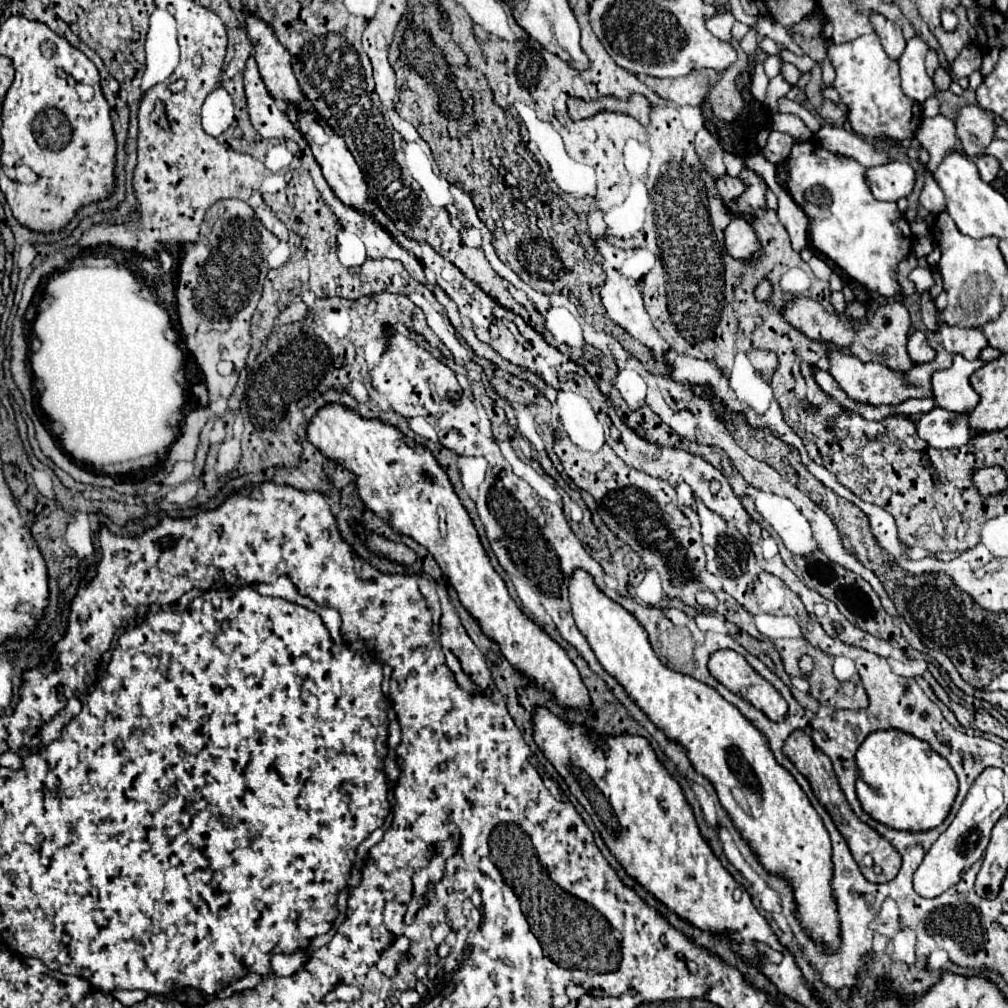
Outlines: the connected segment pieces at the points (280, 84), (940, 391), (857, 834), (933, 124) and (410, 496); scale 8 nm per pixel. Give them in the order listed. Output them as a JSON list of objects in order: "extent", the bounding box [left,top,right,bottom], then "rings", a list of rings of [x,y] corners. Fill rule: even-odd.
[{"extent":[245,14,303,104],"rings":[[[247,14],[245,28],[255,48],[259,74],[269,94],[273,98],[287,100],[289,104],[293,104],[293,100],[303,100],[303,92],[291,70],[291,56],[277,40],[273,28],[253,14]]]},{"extent":[931,356,983,414],"rings":[[[955,356],[951,368],[937,370],[931,378],[935,404],[951,412],[969,414],[979,402],[979,394],[969,384],[969,376],[983,364],[981,358],[969,362],[963,356]]]},{"extent":[783,730,901,882],"rings":[[[795,730],[795,732],[787,738],[787,742],[785,742],[785,746],[783,746],[783,752],[785,752],[785,756],[797,766],[797,770],[799,770],[803,776],[807,776],[807,780],[809,780],[815,796],[817,796],[819,802],[825,806],[825,810],[829,812],[829,816],[831,816],[831,820],[835,822],[837,830],[839,830],[839,832],[843,834],[843,838],[847,840],[847,844],[849,844],[849,848],[851,848],[851,852],[853,852],[853,858],[857,860],[863,876],[865,876],[867,880],[871,880],[871,882],[889,882],[889,880],[893,880],[893,878],[897,876],[899,868],[901,868],[901,854],[891,846],[889,840],[885,840],[879,832],[875,832],[871,826],[867,826],[865,822],[861,822],[861,820],[857,818],[857,814],[851,810],[851,806],[849,806],[843,790],[839,788],[839,782],[837,782],[837,776],[835,776],[835,770],[833,770],[833,764],[831,764],[829,756],[823,754],[823,752],[815,746],[815,742],[811,740],[811,736],[809,736],[805,730]]]},{"extent":[915,114,957,170],"rings":[[[937,114],[935,118],[925,118],[921,126],[915,132],[915,138],[923,144],[923,148],[929,152],[929,170],[937,168],[941,164],[941,156],[949,152],[949,148],[957,148],[957,136],[955,136],[955,122]]]},{"extent":[307,402,591,708],"rings":[[[337,402],[319,408],[307,422],[307,440],[331,460],[341,460],[341,464],[357,476],[359,496],[369,510],[381,518],[391,514],[391,528],[395,532],[415,538],[433,554],[443,574],[457,590],[461,604],[479,622],[483,634],[499,644],[511,666],[535,680],[539,688],[553,692],[557,704],[567,708],[589,706],[591,700],[575,664],[567,652],[539,624],[527,618],[509,596],[503,578],[495,572],[481,546],[467,510],[455,494],[447,472],[439,466],[429,448],[407,438],[397,426],[377,418],[363,418],[349,406]],[[441,506],[445,508],[447,534],[441,534],[437,528],[437,508]]]}]

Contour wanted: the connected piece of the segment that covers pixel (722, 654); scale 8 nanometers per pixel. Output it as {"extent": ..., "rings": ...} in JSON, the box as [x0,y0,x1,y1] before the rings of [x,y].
{"extent":[709,650,785,720],"rings":[[[717,650],[709,658],[709,672],[733,694],[749,700],[757,710],[769,716],[769,720],[785,718],[785,698],[735,650]]]}

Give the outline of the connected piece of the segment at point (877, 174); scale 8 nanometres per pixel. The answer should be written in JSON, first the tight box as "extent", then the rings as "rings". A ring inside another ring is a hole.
{"extent":[867,162,915,202],"rings":[[[889,162],[869,168],[867,180],[877,200],[897,202],[899,198],[907,198],[913,192],[915,170],[909,162]]]}

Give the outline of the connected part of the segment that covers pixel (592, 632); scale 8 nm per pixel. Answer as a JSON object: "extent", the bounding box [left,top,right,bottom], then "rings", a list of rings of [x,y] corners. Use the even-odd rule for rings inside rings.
{"extent":[569,570,839,948],"rings":[[[573,570],[569,576],[569,604],[575,618],[575,624],[579,632],[587,638],[591,650],[595,652],[601,666],[623,684],[627,694],[637,702],[637,706],[661,728],[669,740],[675,740],[683,744],[689,752],[689,758],[699,774],[711,780],[711,784],[717,790],[717,796],[723,804],[723,808],[729,812],[735,828],[741,832],[741,836],[749,842],[753,852],[757,854],[759,862],[773,874],[785,876],[791,886],[795,888],[795,902],[797,902],[797,916],[803,924],[803,928],[809,930],[813,940],[821,940],[831,948],[839,946],[839,918],[837,918],[837,906],[831,894],[831,876],[833,876],[833,864],[831,864],[831,840],[829,832],[823,826],[823,820],[811,806],[807,794],[801,790],[797,780],[781,766],[777,764],[767,738],[763,732],[759,732],[737,706],[727,702],[715,688],[687,676],[681,672],[675,672],[667,668],[655,654],[649,636],[645,628],[637,622],[637,618],[627,612],[621,604],[607,598],[591,578],[587,570]]]}

